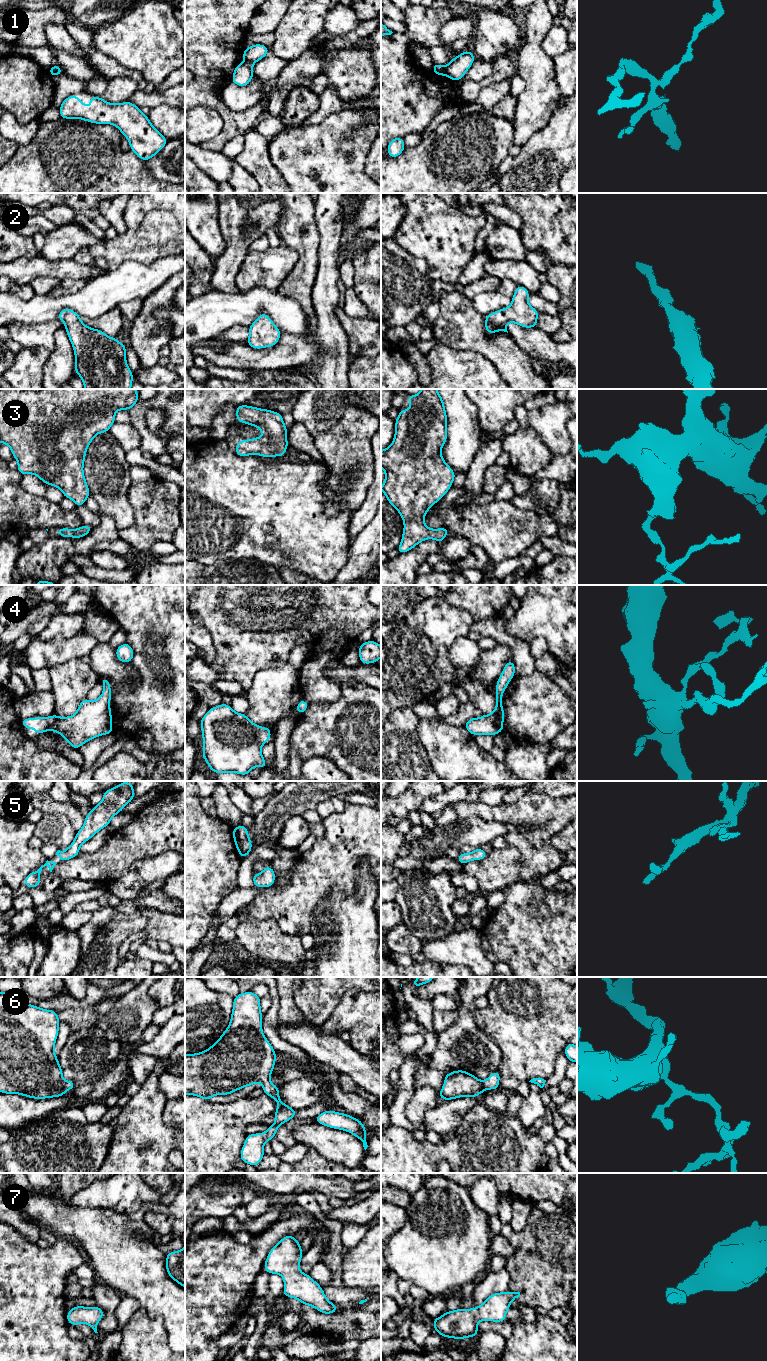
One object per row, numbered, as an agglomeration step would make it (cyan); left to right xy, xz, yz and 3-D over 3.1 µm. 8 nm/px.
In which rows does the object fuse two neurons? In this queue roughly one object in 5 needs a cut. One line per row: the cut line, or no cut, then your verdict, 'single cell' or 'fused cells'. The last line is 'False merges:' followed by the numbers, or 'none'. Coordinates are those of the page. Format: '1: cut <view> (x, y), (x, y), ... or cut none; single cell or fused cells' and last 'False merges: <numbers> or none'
1: cut xz (245, 60), (253, 63); fused cells
2: cut none; single cell
3: cut none; single cell
4: cut none; single cell
5: cut none; single cell
6: cut none; single cell
7: cut none; single cell
False merges: 1

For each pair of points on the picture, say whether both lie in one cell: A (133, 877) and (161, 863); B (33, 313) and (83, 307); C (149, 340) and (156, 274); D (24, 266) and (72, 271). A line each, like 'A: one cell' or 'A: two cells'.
A: one cell
B: one cell
C: two cells
D: one cell

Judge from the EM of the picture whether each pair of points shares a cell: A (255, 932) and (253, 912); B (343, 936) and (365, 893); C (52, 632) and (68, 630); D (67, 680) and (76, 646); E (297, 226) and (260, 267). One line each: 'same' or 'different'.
A: different
B: same
C: same
D: different
E: different

